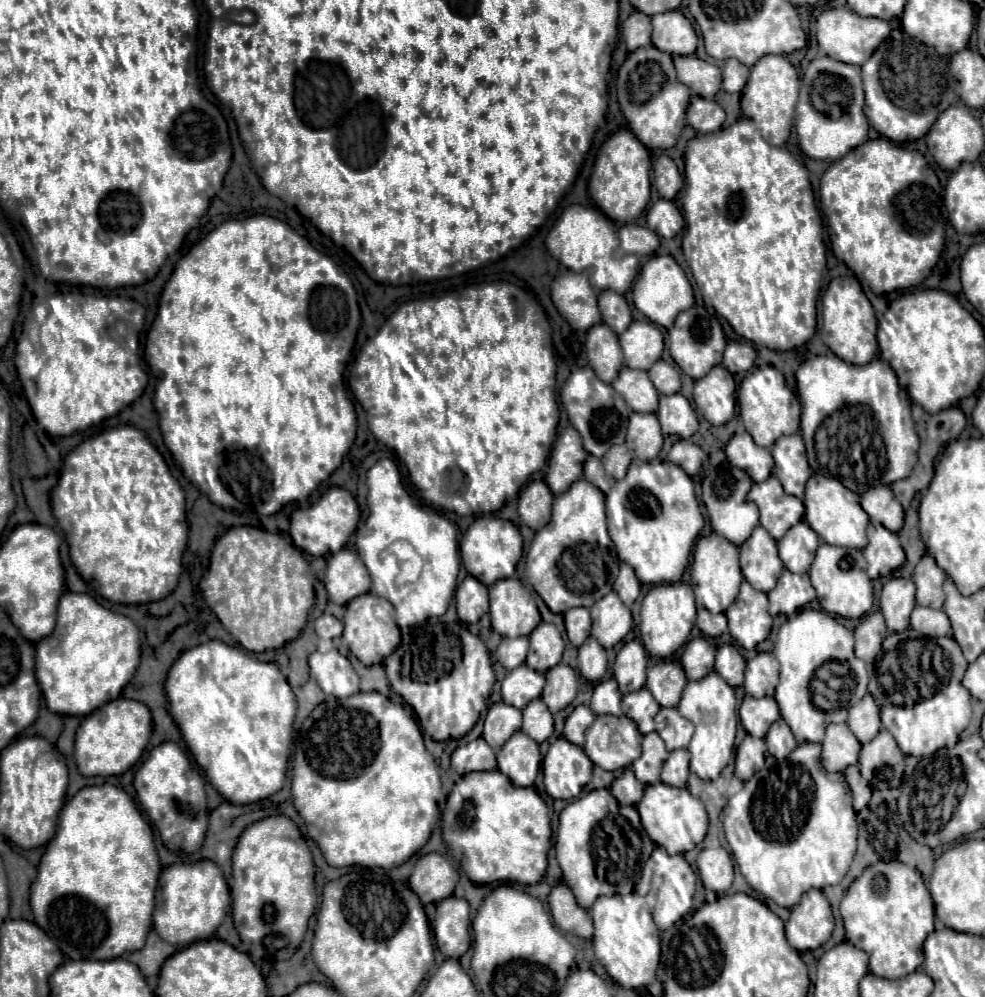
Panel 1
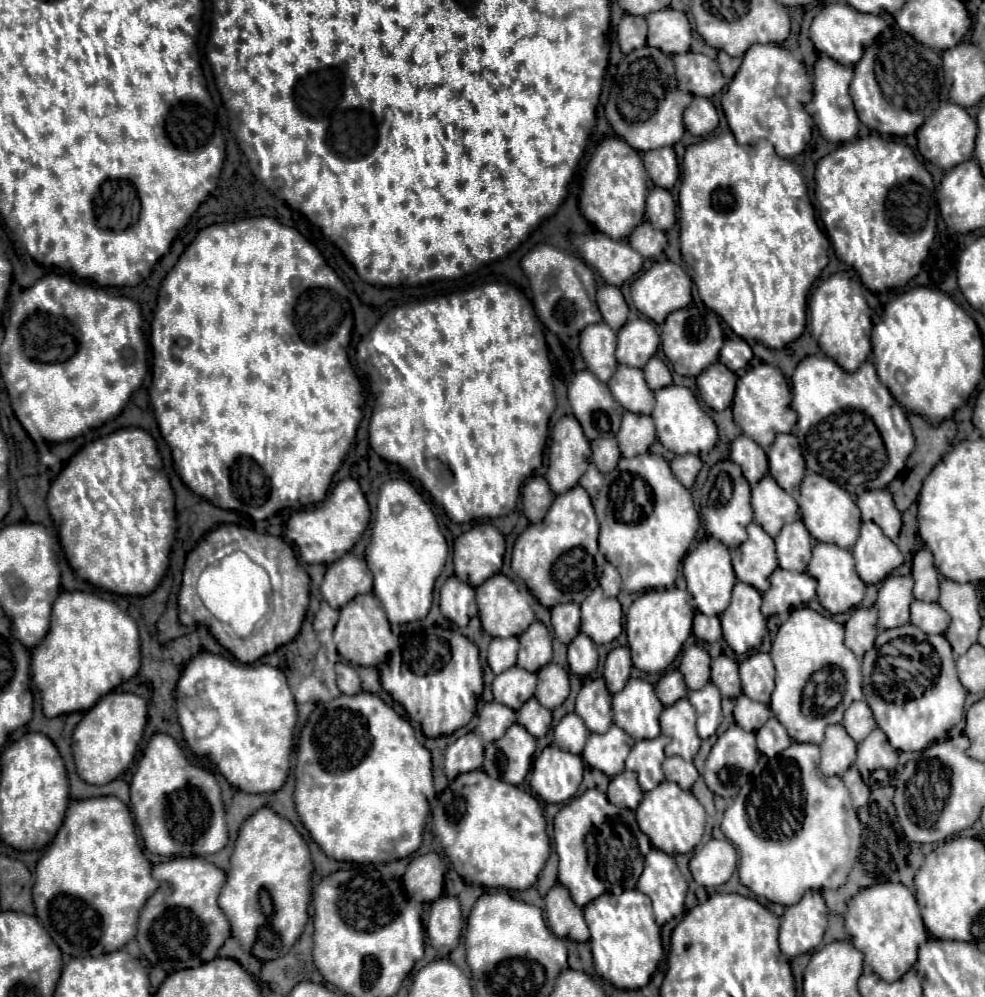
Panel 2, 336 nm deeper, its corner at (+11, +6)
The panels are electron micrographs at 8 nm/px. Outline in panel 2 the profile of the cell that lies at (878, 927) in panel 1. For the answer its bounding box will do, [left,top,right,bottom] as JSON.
[844,883,928,981]

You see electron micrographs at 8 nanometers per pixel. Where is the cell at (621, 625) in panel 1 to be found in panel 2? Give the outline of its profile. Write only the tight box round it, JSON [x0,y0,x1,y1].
[580,587,622,643]

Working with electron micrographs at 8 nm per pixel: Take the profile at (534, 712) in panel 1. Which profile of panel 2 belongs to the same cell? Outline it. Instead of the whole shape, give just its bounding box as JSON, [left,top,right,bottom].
[518,697,552,737]

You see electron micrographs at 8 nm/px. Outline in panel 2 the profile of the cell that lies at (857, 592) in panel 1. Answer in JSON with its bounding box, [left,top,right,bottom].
[808,543,866,613]

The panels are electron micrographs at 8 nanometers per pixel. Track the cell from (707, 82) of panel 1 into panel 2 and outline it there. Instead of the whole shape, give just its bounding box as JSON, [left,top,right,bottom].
[672,53,726,99]

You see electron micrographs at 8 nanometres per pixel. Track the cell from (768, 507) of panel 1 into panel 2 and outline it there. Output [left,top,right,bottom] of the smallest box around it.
[752,475,798,537]

